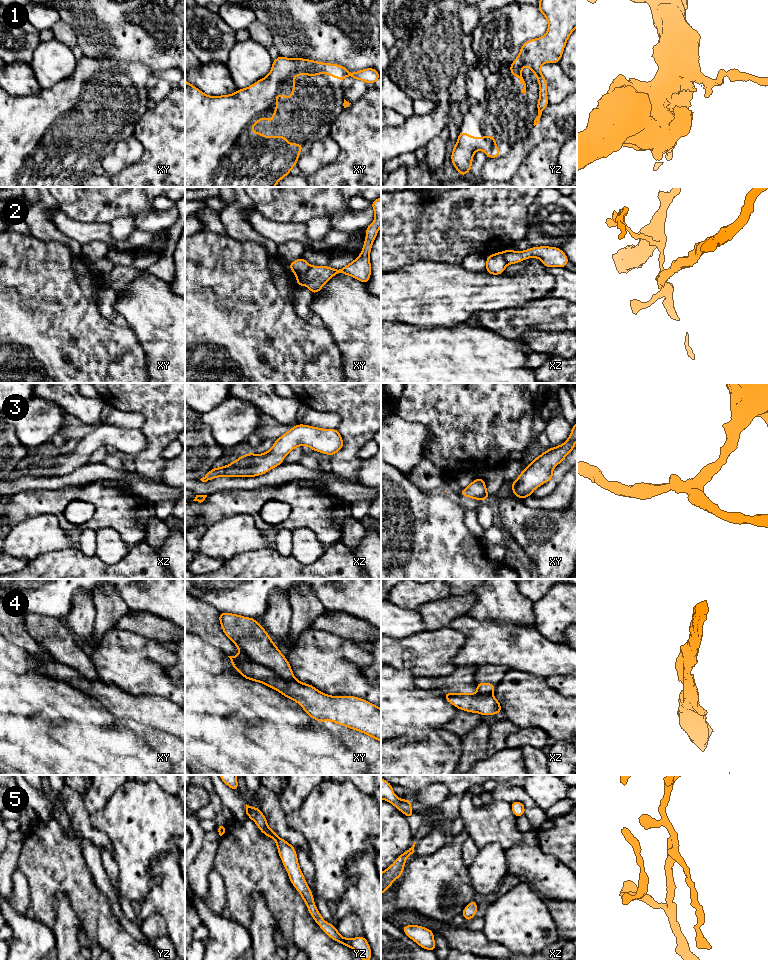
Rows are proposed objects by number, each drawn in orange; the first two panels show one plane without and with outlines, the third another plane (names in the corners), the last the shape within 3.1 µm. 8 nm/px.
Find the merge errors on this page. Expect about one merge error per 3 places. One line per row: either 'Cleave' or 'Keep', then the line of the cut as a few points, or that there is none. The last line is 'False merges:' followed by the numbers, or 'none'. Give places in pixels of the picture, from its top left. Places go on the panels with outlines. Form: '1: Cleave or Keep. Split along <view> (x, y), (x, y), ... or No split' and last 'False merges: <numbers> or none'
1: Keep. No split
2: Cleave. Split along xy (310, 266), (306, 272), (305, 284)
3: Keep. No split
4: Cleave. Split along xy (235, 643), (251, 660), (269, 667), (285, 679), (294, 677)
5: Keep. No split
False merges: 2, 4

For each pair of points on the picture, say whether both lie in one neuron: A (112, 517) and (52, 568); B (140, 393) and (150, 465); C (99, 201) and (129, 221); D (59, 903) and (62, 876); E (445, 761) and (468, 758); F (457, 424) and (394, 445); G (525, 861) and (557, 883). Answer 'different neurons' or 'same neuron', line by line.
A: different neurons
B: same neuron
C: different neurons
D: different neurons
E: different neurons
F: different neurons
G: same neuron

